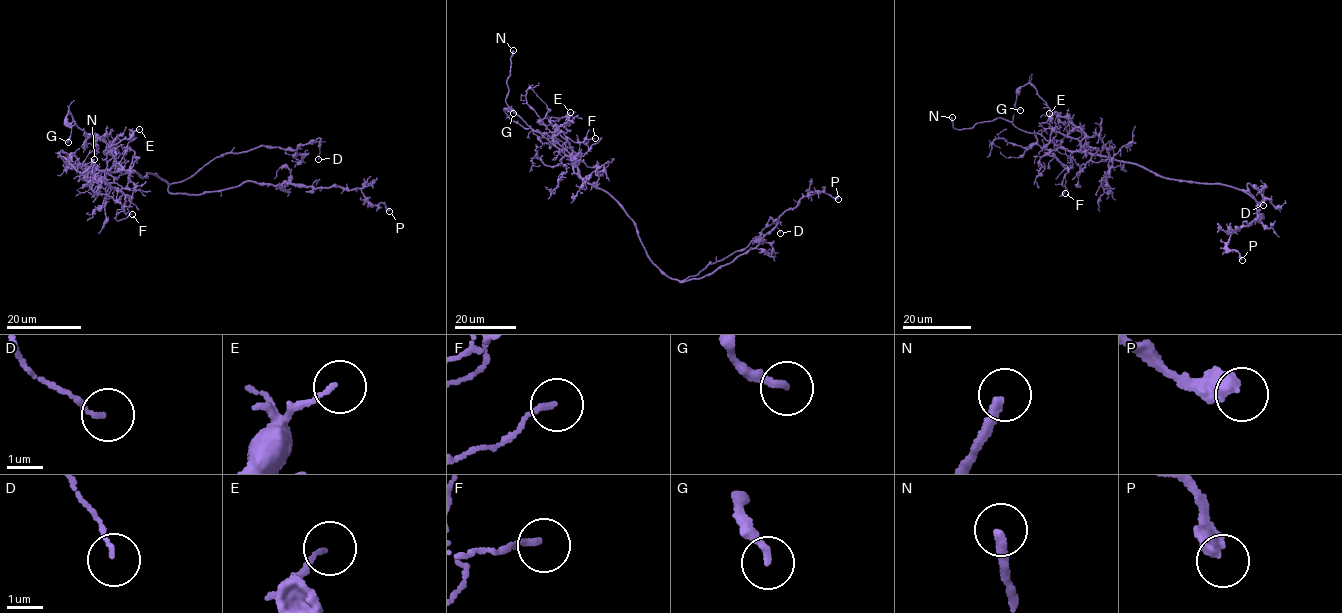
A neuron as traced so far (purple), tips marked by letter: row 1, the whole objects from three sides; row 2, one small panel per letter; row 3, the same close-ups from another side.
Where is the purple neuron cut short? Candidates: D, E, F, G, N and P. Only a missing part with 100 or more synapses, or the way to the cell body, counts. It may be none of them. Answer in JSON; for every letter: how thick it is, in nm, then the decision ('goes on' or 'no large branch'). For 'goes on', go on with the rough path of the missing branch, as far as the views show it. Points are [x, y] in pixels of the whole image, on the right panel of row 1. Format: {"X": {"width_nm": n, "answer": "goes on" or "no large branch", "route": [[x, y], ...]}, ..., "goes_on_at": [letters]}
{"D": {"width_nm": 120, "answer": "no large branch"}, "E": {"width_nm": 120, "answer": "no large branch"}, "F": {"width_nm": 130, "answer": "no large branch"}, "G": {"width_nm": 240, "answer": "no large branch"}, "N": {"width_nm": 260, "answer": "goes on"}, "P": {"width_nm": 400, "answer": "no large branch"}, "goes_on_at": ["N"]}

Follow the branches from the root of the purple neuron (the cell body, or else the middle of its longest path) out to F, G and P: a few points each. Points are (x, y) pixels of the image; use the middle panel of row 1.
F: (642, 243), (623, 207), (581, 177), (553, 142), (558, 129), (575, 142), (595, 138)
G: (642, 243), (623, 207), (574, 172), (572, 155), (505, 111), (511, 107), (513, 113)
P: (642, 243), (648, 258), (670, 277), (681, 282), (702, 277), (755, 248), (803, 197), (824, 192), (838, 199)

